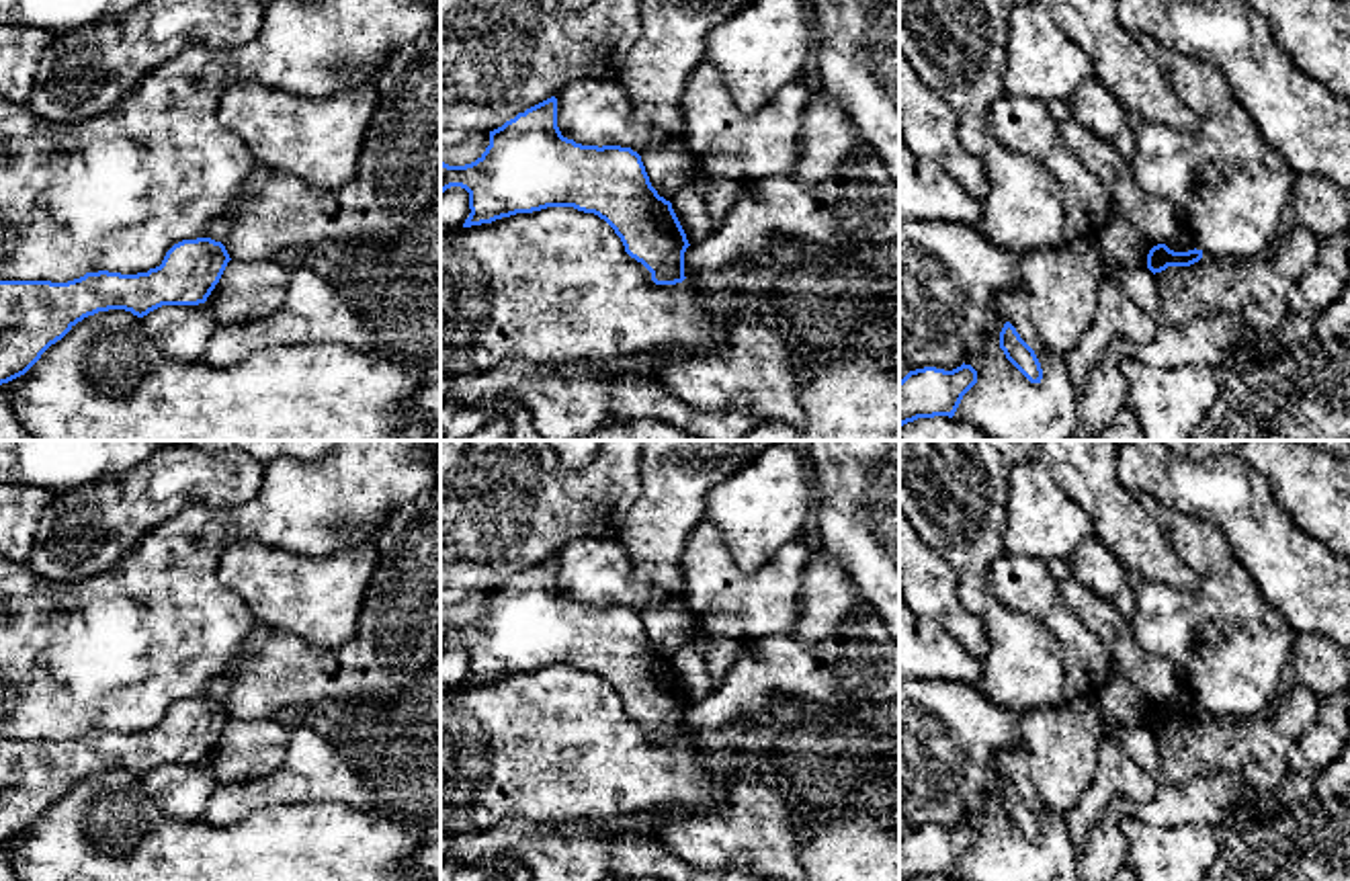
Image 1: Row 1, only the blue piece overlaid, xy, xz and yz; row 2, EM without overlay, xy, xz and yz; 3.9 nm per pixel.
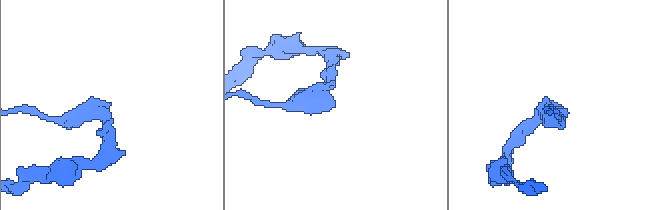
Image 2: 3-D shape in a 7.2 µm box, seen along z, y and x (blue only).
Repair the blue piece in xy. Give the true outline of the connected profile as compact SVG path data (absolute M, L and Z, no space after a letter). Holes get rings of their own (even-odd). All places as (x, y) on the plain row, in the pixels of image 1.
M211 697L174 703L147 731L86 731L68 742L0 740L0 844L25 834L78 781L125 768L137 777L162 764L205 762L229 713Z

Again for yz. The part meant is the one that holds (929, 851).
M961 824L953 830L924 826L899 840L899 881L918 877L953 877L963 854L977 842L977 830Z

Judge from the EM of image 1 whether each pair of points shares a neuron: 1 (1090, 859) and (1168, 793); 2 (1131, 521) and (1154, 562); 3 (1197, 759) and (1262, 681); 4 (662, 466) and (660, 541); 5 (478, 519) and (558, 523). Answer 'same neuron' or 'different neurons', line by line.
1: same neuron
2: same neuron
3: different neurons
4: same neuron
5: same neuron

